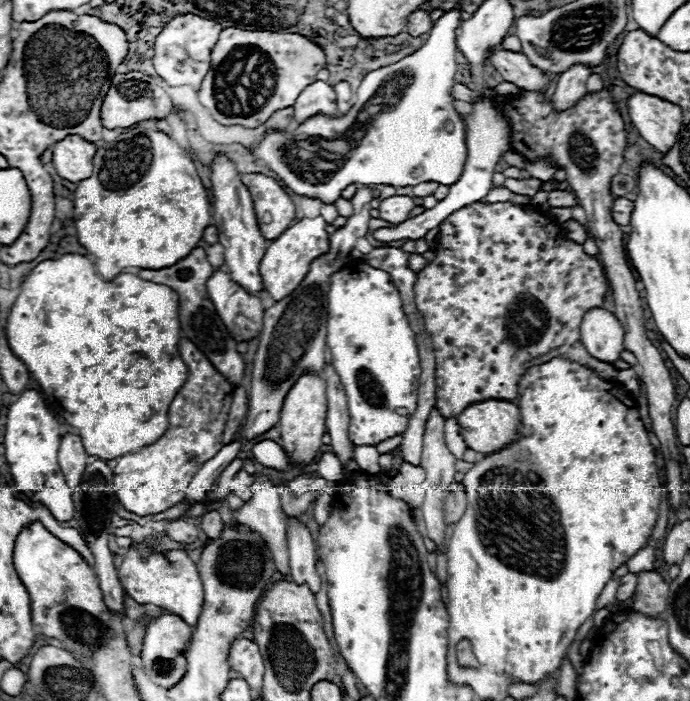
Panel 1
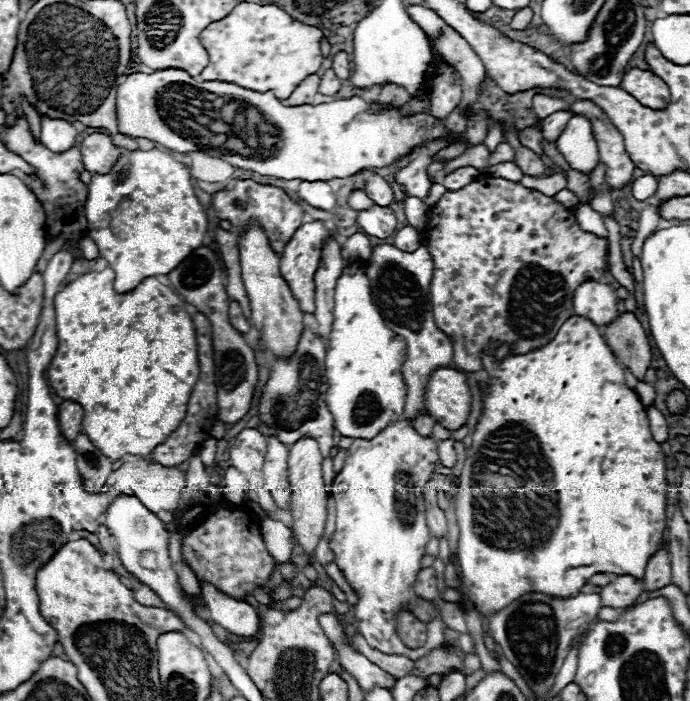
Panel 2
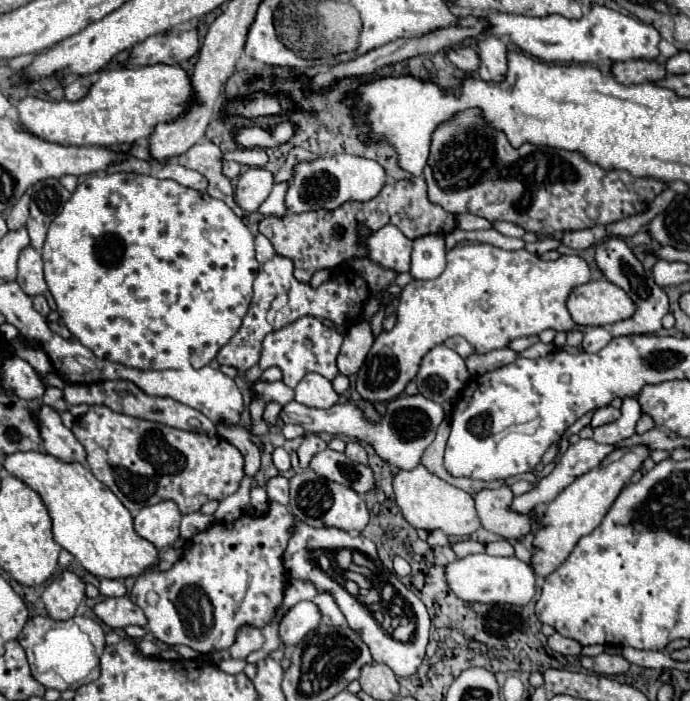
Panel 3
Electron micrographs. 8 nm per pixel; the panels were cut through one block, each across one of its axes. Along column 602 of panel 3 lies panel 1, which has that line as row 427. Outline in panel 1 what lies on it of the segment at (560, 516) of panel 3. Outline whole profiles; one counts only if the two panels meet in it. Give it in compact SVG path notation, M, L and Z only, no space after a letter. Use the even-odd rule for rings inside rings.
M508 400L474 402L466 406L456 420L466 446L482 454L490 454L512 442L512 438L516 438L516 426L520 426L518 406Z

